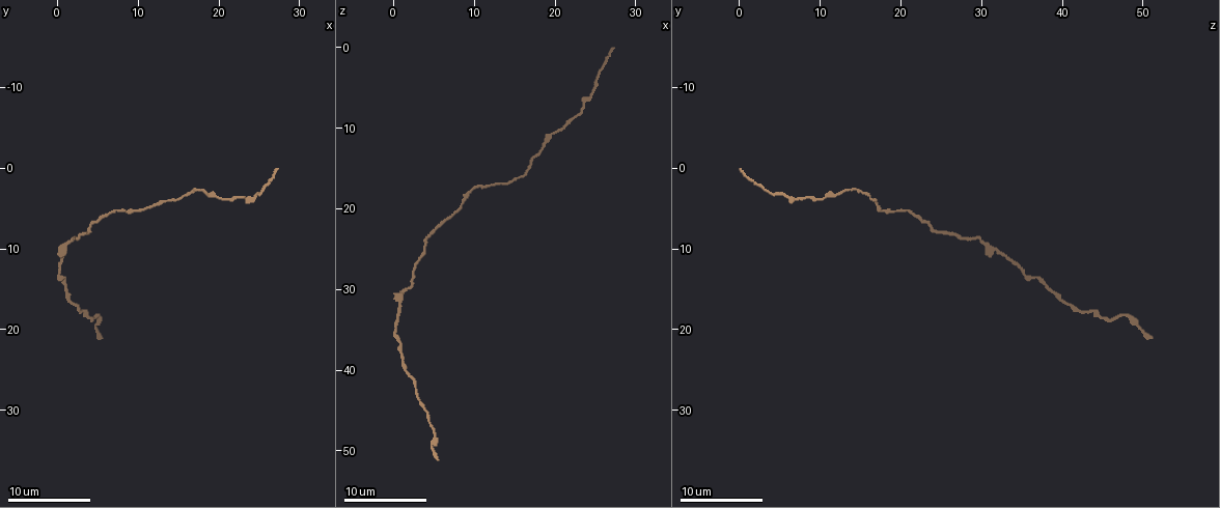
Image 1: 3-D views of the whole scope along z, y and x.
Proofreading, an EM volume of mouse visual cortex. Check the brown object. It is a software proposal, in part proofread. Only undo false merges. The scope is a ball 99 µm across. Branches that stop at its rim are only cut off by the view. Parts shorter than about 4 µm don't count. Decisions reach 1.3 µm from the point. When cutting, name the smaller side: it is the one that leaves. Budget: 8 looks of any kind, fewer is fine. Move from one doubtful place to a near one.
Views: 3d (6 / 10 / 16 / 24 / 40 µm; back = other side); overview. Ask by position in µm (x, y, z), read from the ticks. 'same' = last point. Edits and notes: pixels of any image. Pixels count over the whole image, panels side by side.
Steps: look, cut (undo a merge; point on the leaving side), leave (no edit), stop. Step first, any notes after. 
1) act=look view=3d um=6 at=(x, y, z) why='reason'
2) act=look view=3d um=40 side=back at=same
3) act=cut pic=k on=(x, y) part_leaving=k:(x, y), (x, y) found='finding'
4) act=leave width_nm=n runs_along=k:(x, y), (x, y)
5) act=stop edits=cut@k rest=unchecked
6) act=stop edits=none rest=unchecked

act=look view=3d um=6 at=(0.8, 10.2, 32.2) why='sudden change in width'

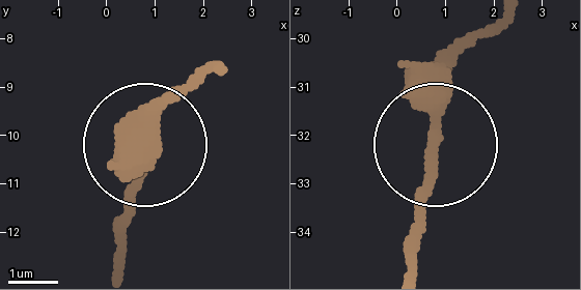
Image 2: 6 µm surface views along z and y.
act=leave runs_along=2:(496, 24), (450, 73), (413, 230) found='continuous, no second cell'

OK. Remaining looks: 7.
act=look view=3d um=6 at=(23.2, 3.8, 7.2) why='thick turns thin'

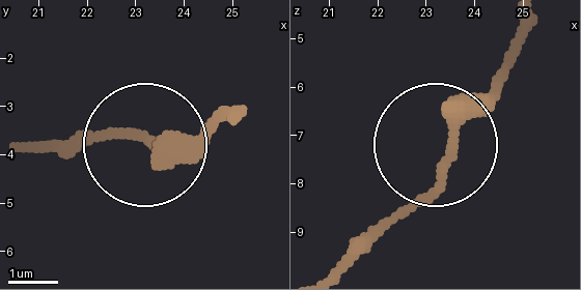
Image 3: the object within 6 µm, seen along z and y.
act=leave width_nm=180 runs_along=3:(353, 266), (427, 193), (457, 118), (523, 24) found='continuous, no second cell'

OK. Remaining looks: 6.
act=look view=3d um=16 at=(8.4, 5.6, 19.2) why='calibre changes'

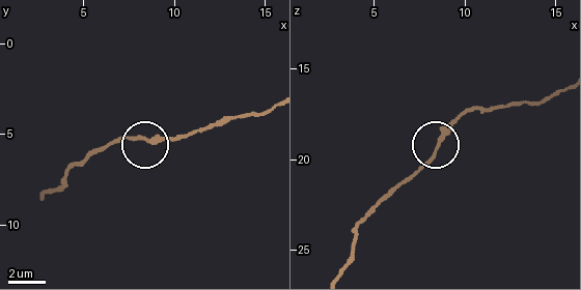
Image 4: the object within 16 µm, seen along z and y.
act=leave found='all the same cell'

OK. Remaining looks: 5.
act=look view=3d um=16 at=(1.0, 13.6, 36.6) why='narrows sharply'

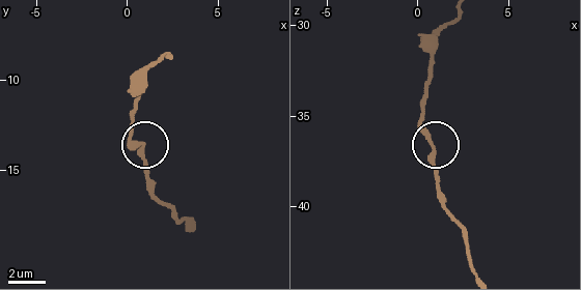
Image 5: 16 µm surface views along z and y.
act=leave width_nm=270 runs_along=5:(454, 20), (437, 38), (421, 108), (436, 149), (436, 194) found='all the same cell'

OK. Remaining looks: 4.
act=stop edits=none rest=unchecked

